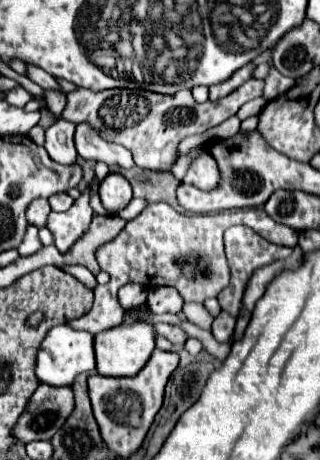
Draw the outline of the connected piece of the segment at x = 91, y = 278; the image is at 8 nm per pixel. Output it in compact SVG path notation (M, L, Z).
M82 265L65 266L62 269L72 276L75 276L75 278L83 282L83 284L85 284L87 288L91 288L91 290L94 290L97 285L96 277Z

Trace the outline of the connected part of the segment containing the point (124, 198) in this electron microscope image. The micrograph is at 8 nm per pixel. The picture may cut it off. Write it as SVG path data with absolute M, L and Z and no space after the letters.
M109 174L101 182L99 194L101 194L101 202L109 214L117 214L123 208L127 208L127 204L133 198L131 184L121 174Z

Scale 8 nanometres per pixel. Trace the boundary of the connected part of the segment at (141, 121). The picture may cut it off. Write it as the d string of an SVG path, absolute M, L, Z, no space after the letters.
M249 78L243 86L239 86L229 96L217 102L207 100L199 104L193 98L191 90L179 90L167 96L167 94L157 94L147 90L123 90L123 88L93 92L77 86L73 92L67 94L67 106L61 112L61 118L71 120L75 124L87 122L101 138L127 146L139 168L169 174L173 164L177 162L177 148L183 138L191 134L201 134L213 126L219 126L229 116L237 114L237 110L245 102L259 98L261 92L263 92L263 80Z

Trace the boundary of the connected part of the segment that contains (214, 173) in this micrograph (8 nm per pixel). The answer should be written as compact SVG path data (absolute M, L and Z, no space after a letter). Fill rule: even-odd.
M203 154L193 162L193 166L185 174L183 182L193 184L201 190L213 190L219 184L219 178L221 178L221 174L219 174L219 166L217 166L215 158L209 154Z

